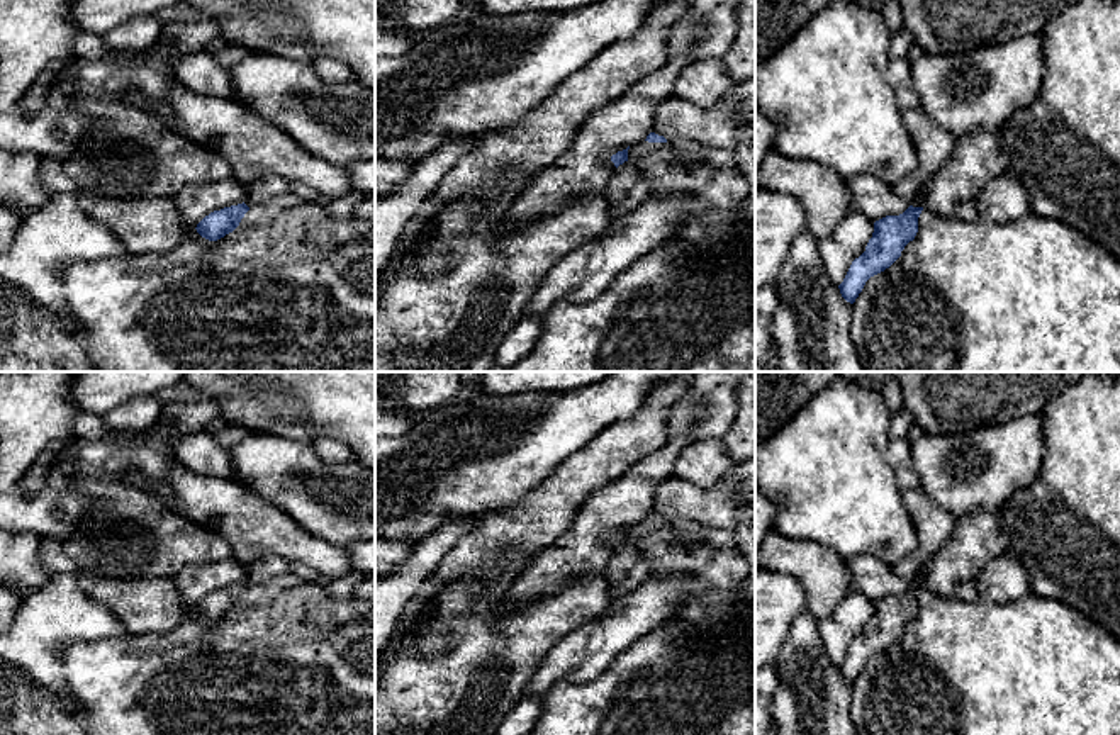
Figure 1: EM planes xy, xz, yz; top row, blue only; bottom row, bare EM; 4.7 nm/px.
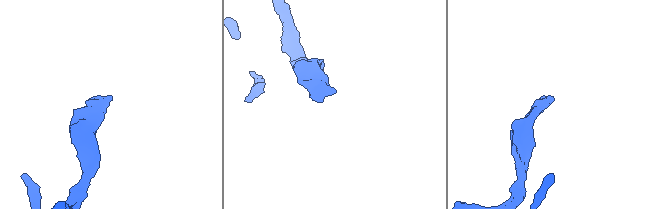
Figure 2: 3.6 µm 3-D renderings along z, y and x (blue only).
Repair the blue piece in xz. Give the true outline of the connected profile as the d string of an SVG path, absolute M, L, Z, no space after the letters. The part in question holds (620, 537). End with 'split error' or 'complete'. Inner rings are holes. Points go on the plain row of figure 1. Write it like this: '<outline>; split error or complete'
M650 513L643 521L631 525L626 530L618 531L611 536L611 541L614 543L616 550L609 558L609 564L604 572L608 584L623 582L628 572L641 558L635 540L664 526L665 523L667 519L664 516Z; split error

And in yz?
M1001 508L974 511L960 518L952 536L925 562L903 594L886 596L874 603L865 631L852 642L838 665L842 677L854 684L865 662L901 637L904 626L918 613L918 598L923 589L938 598L955 598L957 584L974 581L989 560L1006 552Z; split error

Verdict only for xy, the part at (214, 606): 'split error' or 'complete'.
split error

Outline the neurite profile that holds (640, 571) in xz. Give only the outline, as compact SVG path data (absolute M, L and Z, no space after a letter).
M640 558L635 564L635 567L628 572L628 575L623 582L609 584L611 601L636 589L648 575L650 575L648 564Z

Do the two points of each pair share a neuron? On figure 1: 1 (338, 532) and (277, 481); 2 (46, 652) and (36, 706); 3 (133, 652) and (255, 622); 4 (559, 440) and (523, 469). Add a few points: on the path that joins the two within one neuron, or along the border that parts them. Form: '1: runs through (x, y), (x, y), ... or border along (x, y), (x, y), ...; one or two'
1: runs through (323, 516), (292, 486); one
2: border along (17, 666), (50, 693); two
3: runs through (163, 652), (224, 649); one
4: runs through (550, 442), (532, 460); one

